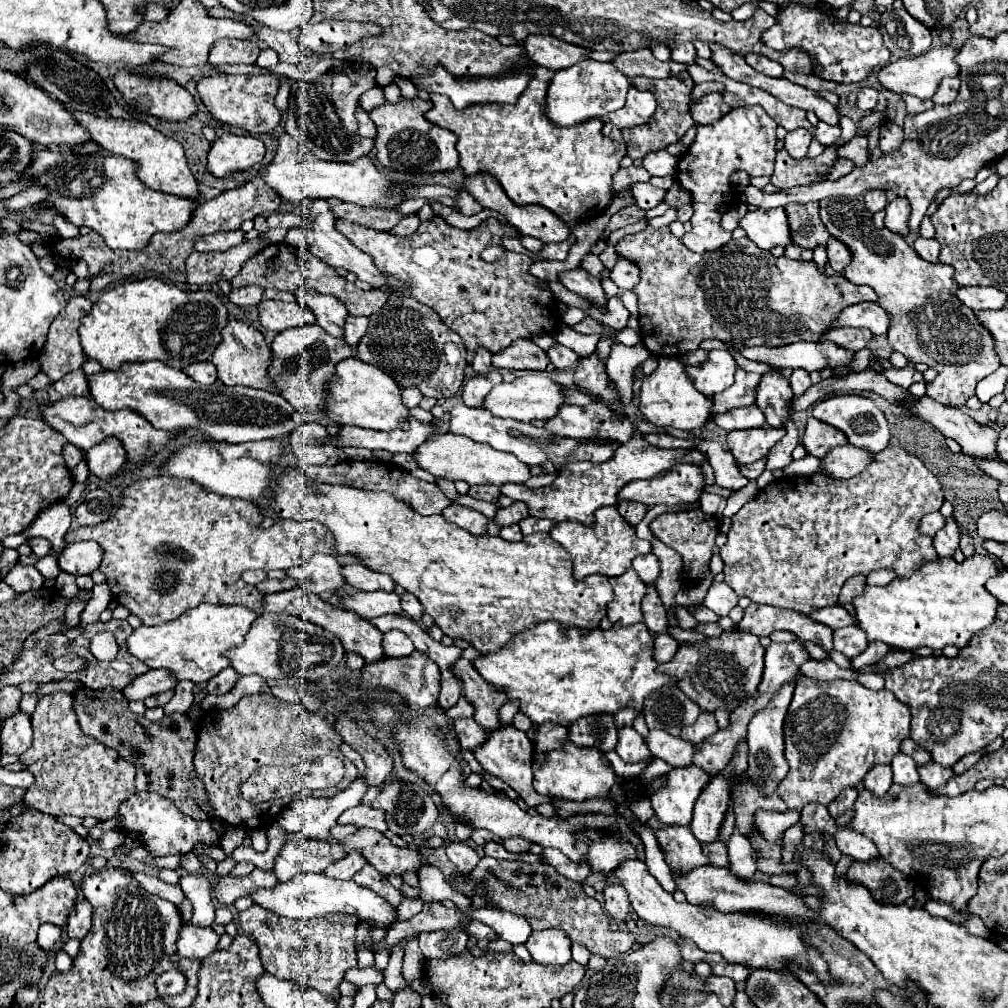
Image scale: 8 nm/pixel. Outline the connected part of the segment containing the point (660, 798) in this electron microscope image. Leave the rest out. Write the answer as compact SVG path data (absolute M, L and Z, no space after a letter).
M697 766L675 768L673 772L669 772L667 790L663 790L663 794L655 794L655 798L651 800L657 818L667 826L689 826L695 800L709 784L709 780L711 776L703 774L703 770L699 770Z

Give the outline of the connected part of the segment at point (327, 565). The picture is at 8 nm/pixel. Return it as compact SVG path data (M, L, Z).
M313 554L311 558L303 560L299 566L287 570L299 586L309 592L321 594L327 590L339 590L345 586L343 576L339 574L341 564L329 554Z

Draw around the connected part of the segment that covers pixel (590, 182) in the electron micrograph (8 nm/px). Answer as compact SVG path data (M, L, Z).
M531 66L523 72L531 76L531 82L515 104L491 102L457 110L447 96L431 94L433 108L425 112L425 118L459 136L459 164L465 174L489 172L519 206L545 206L563 222L603 214L613 200L613 174L619 170L619 160L627 154L621 132L613 130L609 136L603 136L603 122L599 118L575 126L551 124L545 116L543 102L555 72L545 66Z

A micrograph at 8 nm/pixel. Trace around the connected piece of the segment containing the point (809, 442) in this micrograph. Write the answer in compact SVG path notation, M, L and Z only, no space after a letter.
M817 418L807 420L807 428L805 428L805 436L803 436L803 446L807 448L807 454L821 458L833 446L841 446L845 442L847 442L847 438L843 438L843 434L839 434L839 430L835 430L833 426L829 426Z

